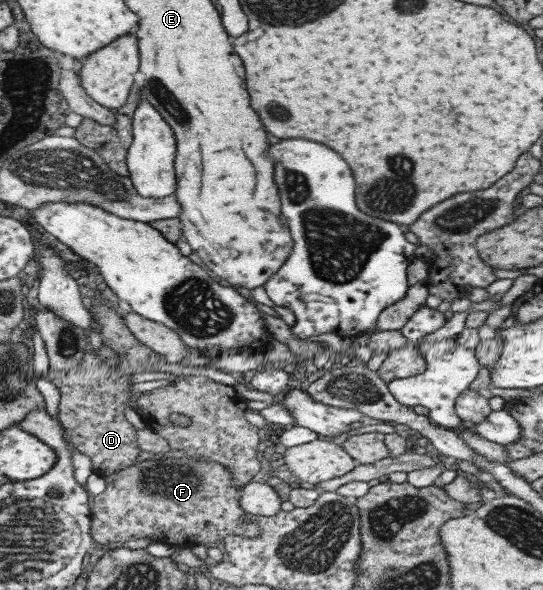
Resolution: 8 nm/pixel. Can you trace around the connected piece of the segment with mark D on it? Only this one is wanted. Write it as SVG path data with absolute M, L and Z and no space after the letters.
M86 352L77 367L62 371L50 369L46 378L60 391L57 419L69 434L74 448L90 458L94 473L108 476L135 463L141 450L136 441L137 429L124 416L126 406L133 406L138 397L129 392L130 374L114 372L106 365L106 360Z

